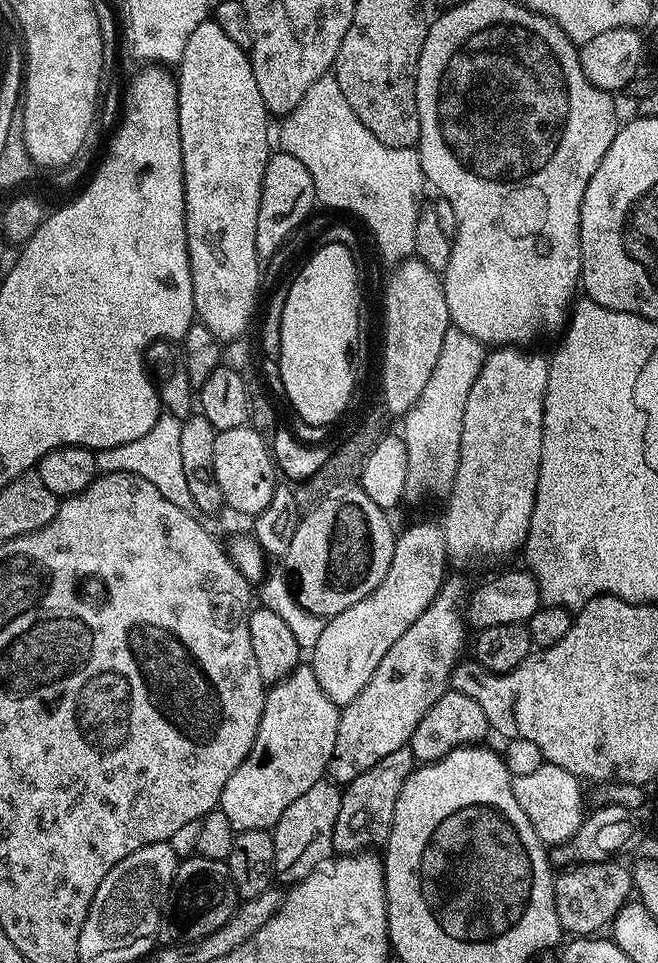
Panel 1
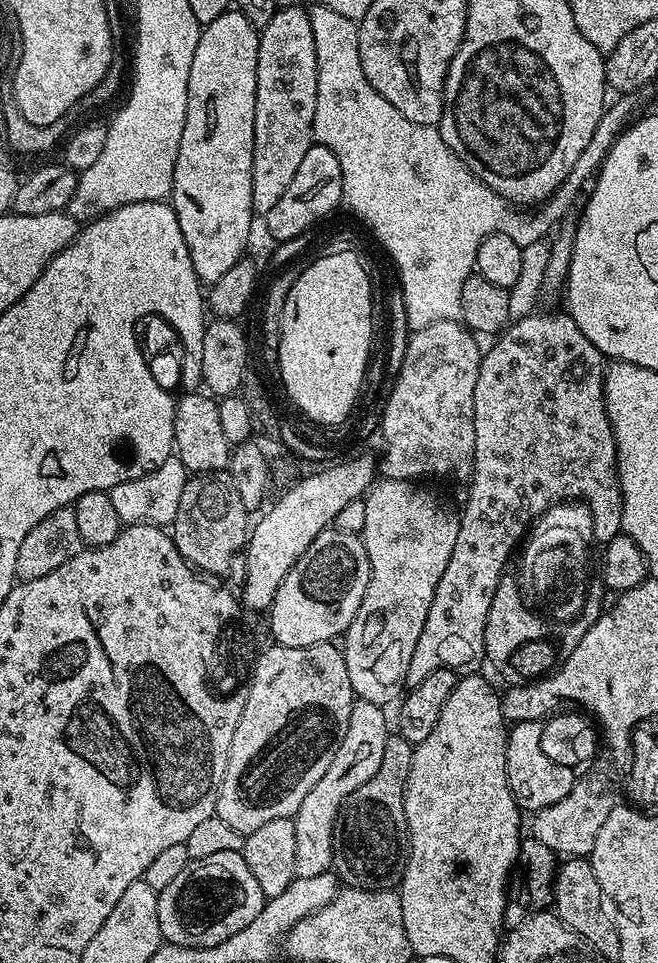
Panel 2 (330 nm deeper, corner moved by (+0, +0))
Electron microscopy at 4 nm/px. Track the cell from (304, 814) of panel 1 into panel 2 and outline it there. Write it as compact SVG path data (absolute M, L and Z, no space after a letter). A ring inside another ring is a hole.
M353 699L350 710L350 722L346 722L346 734L334 750L334 759L330 761L326 774L318 778L318 782L302 798L302 806L298 806L294 822L294 835L298 841L298 858L294 858L296 875L302 878L314 878L314 874L322 874L332 868L332 835L340 808L365 782L370 782L382 766L382 753L386 751L386 742L390 735L390 716L385 709L374 702Z

